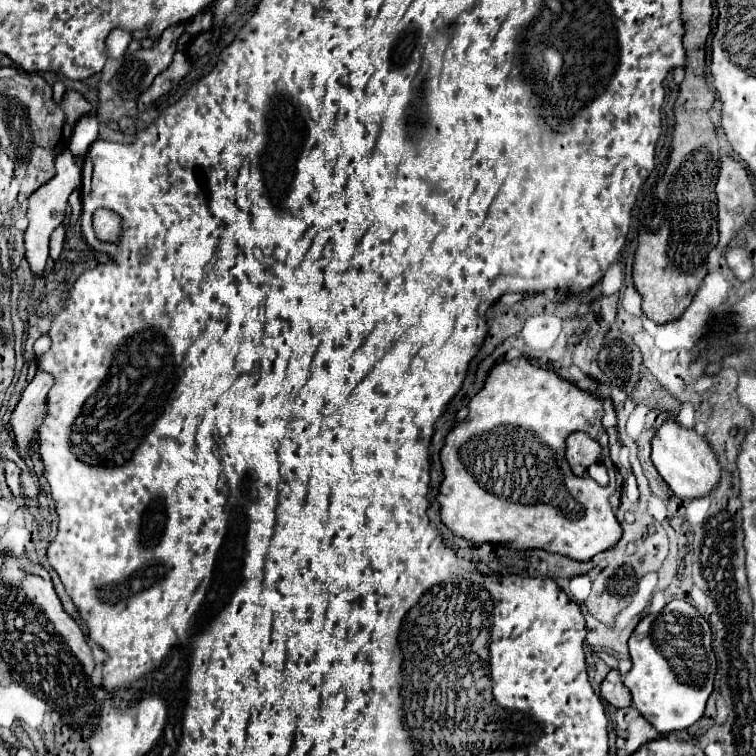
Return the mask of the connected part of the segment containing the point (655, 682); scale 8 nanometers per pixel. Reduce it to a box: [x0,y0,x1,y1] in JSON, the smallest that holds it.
[624,601,716,733]

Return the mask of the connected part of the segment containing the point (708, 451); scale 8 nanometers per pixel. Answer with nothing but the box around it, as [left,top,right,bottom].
[652,421,720,499]

